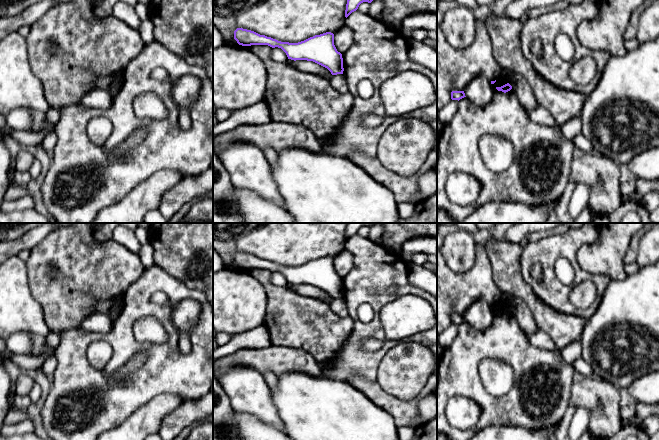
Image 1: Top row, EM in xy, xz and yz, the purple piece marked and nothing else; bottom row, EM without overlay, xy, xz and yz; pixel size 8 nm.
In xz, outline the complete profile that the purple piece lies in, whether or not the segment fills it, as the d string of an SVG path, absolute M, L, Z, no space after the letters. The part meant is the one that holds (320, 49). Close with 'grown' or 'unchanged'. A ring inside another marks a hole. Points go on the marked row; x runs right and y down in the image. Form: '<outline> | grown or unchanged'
M237 28L234 39L239 45L268 45L272 48L281 48L291 60L313 61L327 68L332 75L343 74L342 54L334 45L334 34L326 32L315 35L298 43L281 42L254 31Z | unchanged

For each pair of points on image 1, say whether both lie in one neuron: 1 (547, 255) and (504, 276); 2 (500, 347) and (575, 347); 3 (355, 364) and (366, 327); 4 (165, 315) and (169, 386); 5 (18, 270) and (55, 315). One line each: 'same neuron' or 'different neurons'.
1: different neurons
2: different neurons
3: same neuron
4: same neuron
5: different neurons

